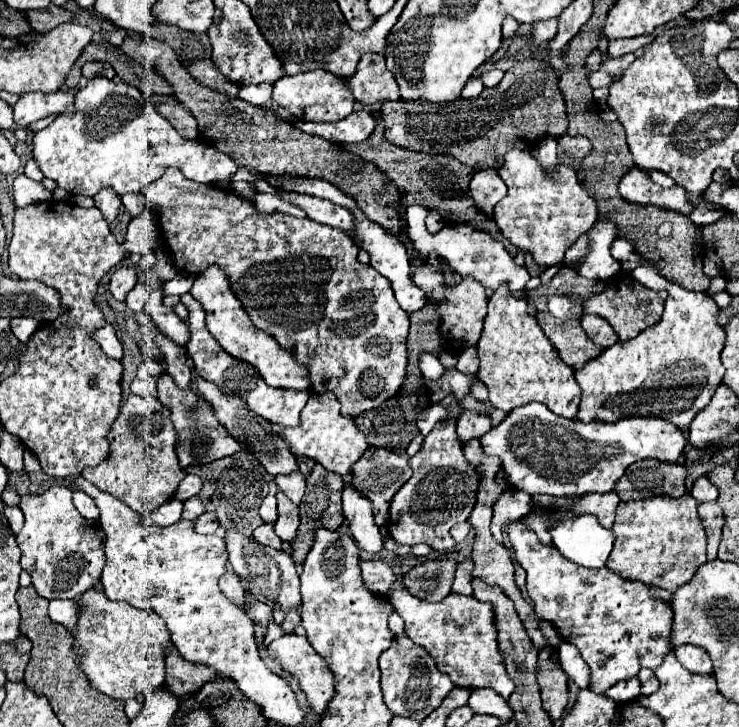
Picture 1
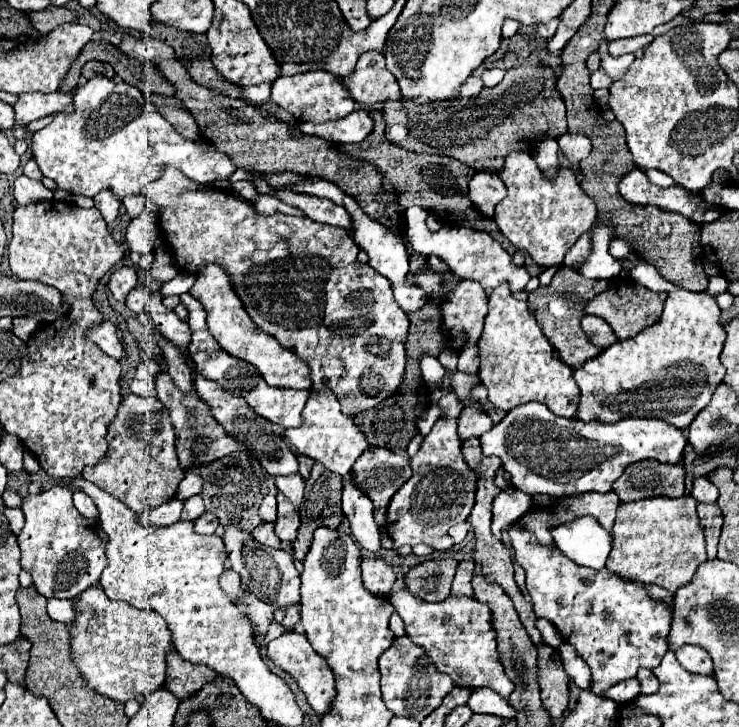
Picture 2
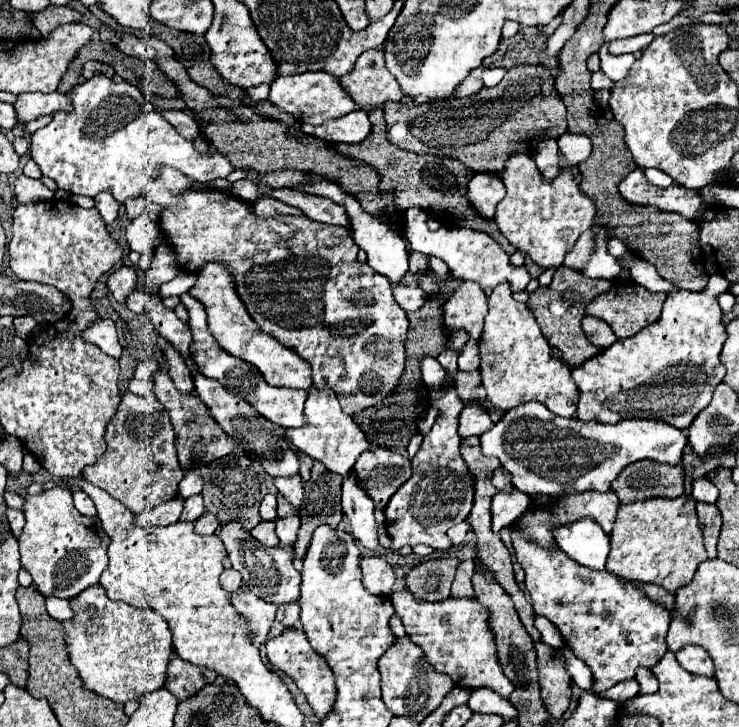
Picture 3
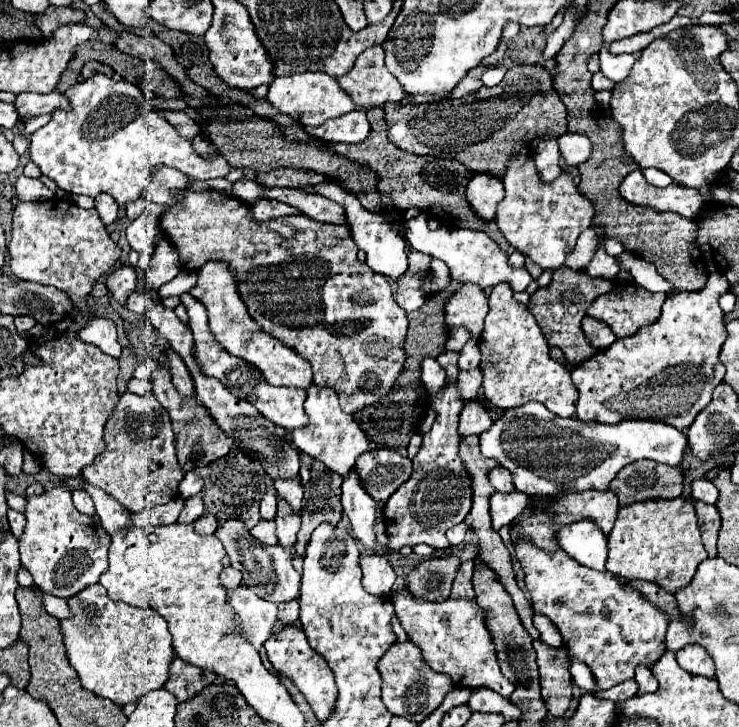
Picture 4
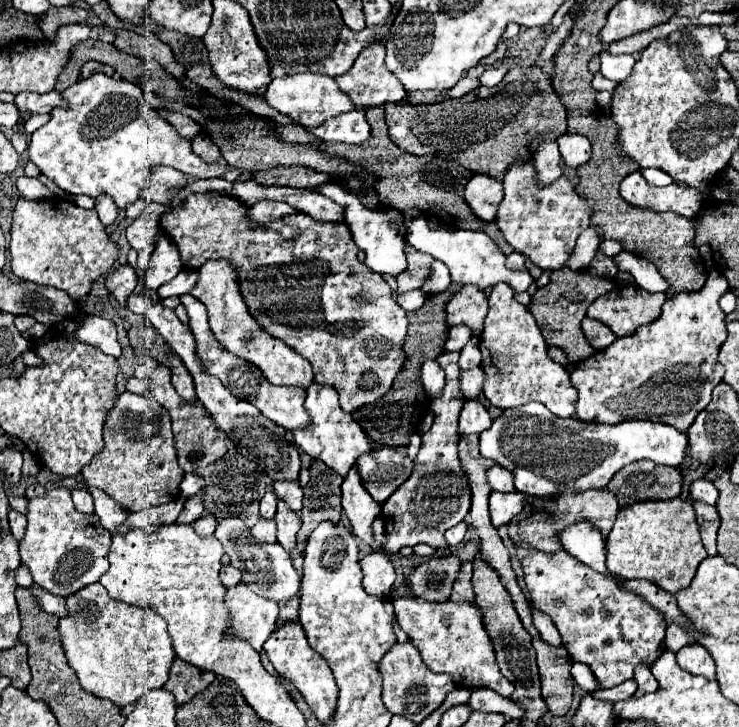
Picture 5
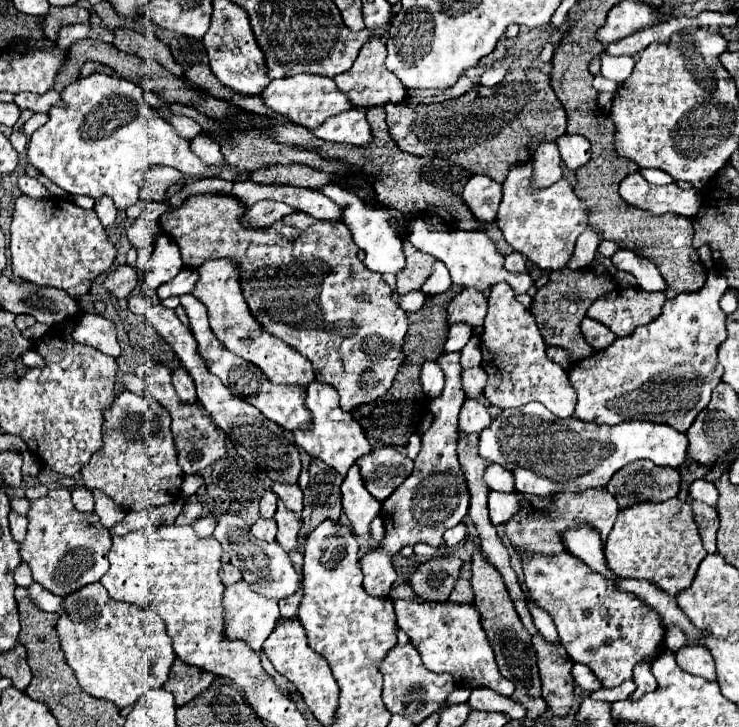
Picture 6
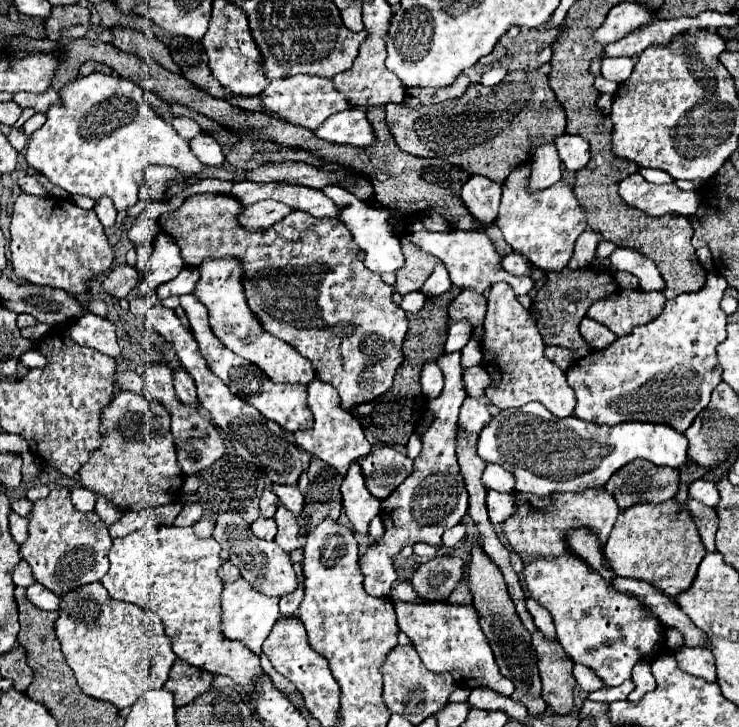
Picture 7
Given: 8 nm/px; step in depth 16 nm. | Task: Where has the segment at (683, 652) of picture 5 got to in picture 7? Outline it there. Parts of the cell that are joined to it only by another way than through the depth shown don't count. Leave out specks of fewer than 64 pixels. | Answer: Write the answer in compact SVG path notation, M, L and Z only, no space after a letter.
M682 646L676 652L676 662L678 668L692 674L692 676L700 676L708 682L716 682L716 670L714 670L714 656L708 648L688 648Z

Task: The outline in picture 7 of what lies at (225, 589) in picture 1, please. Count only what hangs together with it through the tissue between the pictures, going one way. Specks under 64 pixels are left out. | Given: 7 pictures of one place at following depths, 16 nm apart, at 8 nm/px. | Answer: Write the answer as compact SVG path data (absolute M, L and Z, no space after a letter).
M224 562L224 564L220 566L218 576L222 578L222 582L234 582L234 580L240 578L240 572L238 572L238 568L236 568L232 562Z

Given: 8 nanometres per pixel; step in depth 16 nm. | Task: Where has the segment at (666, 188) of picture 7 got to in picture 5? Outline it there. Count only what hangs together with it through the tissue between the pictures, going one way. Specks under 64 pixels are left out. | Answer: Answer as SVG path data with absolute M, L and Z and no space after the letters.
M640 170L622 180L620 196L634 206L652 208L654 212L676 212L686 218L694 218L702 208L702 196L698 190L682 188L678 184L670 184L666 188L652 186L644 180Z

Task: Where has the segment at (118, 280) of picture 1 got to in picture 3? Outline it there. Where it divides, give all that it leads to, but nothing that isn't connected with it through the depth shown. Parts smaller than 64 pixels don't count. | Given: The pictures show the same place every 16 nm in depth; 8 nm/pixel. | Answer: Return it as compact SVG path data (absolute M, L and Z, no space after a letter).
M122 266L114 270L108 278L108 290L118 302L126 302L126 296L136 288L136 284L138 284L138 278L132 266Z

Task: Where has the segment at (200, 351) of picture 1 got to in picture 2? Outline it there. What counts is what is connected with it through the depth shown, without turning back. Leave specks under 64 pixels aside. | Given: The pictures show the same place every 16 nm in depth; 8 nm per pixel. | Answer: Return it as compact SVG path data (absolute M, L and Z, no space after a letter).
M182 294L180 300L190 312L188 326L190 326L190 332L192 332L192 340L188 344L188 356L192 358L196 372L200 376L208 378L208 380L214 380L226 392L234 392L236 396L244 398L246 404L258 416L262 416L262 418L266 418L266 420L270 420L274 424L280 424L284 428L300 426L302 424L302 408L304 408L304 404L308 400L308 390L288 390L288 388L272 388L272 386L268 386L264 382L264 378L260 376L260 372L252 364L248 364L244 360L238 360L238 358L230 356L228 352L224 352L220 348L220 344L214 340L214 336L206 328L206 312L204 312L202 304L196 298L192 298L190 294Z

